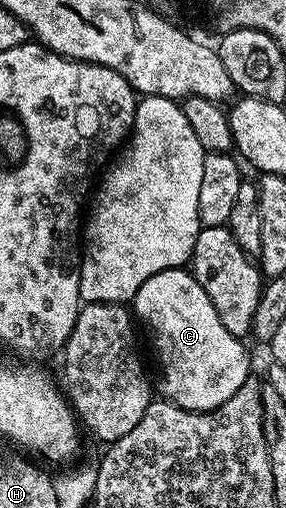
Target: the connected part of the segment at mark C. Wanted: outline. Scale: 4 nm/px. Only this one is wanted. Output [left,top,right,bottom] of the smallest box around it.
[130,268,250,412]

